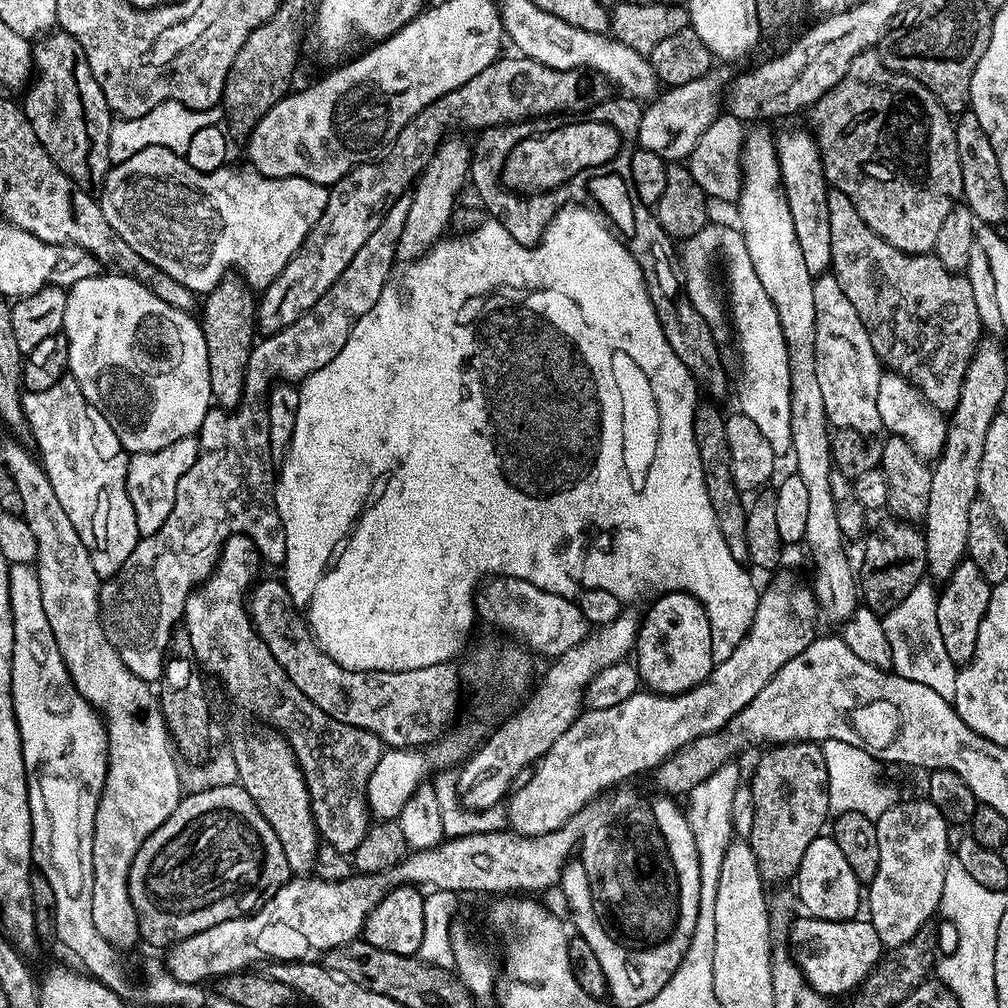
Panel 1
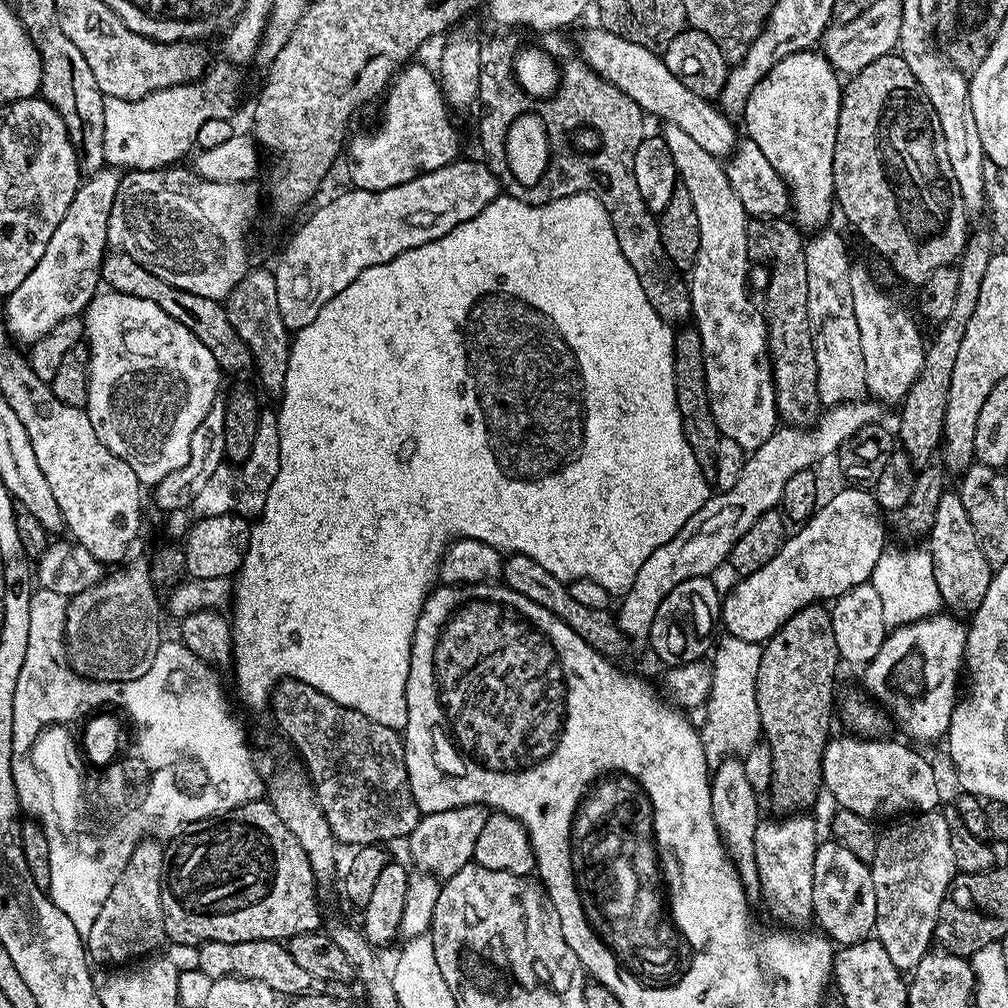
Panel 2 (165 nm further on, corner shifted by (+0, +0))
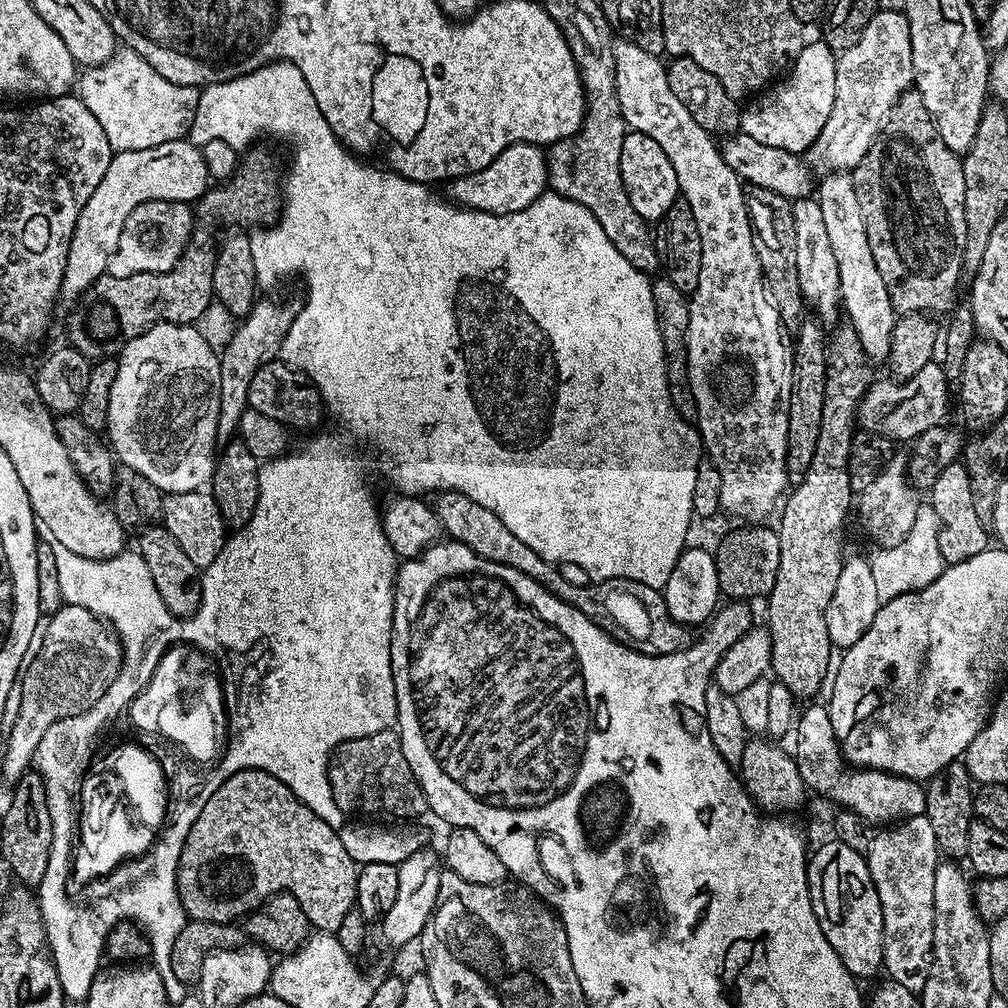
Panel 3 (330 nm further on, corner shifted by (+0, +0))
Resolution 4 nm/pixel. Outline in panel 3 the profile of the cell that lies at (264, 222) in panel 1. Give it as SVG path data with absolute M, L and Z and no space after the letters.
M173 200L142 202L142 206L135 208L122 226L118 246L108 256L108 272L114 276L129 276L135 272L169 272L193 239L192 210L189 205Z

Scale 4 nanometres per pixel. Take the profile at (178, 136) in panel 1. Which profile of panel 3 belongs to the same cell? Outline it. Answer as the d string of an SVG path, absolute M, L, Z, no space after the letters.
M120 50L106 63L79 73L78 95L90 114L98 118L98 126L106 130L113 153L117 153L146 150L150 146L162 146L162 142L185 139L196 113L200 92L162 78L162 74L158 74L158 70L151 68L136 52Z

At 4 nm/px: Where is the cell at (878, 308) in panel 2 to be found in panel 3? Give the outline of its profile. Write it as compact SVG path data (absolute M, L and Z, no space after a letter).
M828 174L821 180L824 181L821 184L819 181L818 199L826 231L830 234L830 247L838 262L843 315L846 320L848 316L847 323L858 334L858 342L862 342L869 361L887 361L898 313L890 302L882 274L878 274L878 266L874 266L874 254L870 254L870 238L866 238L866 222L862 218L862 206L858 206L858 194L854 194L854 182L848 174Z

